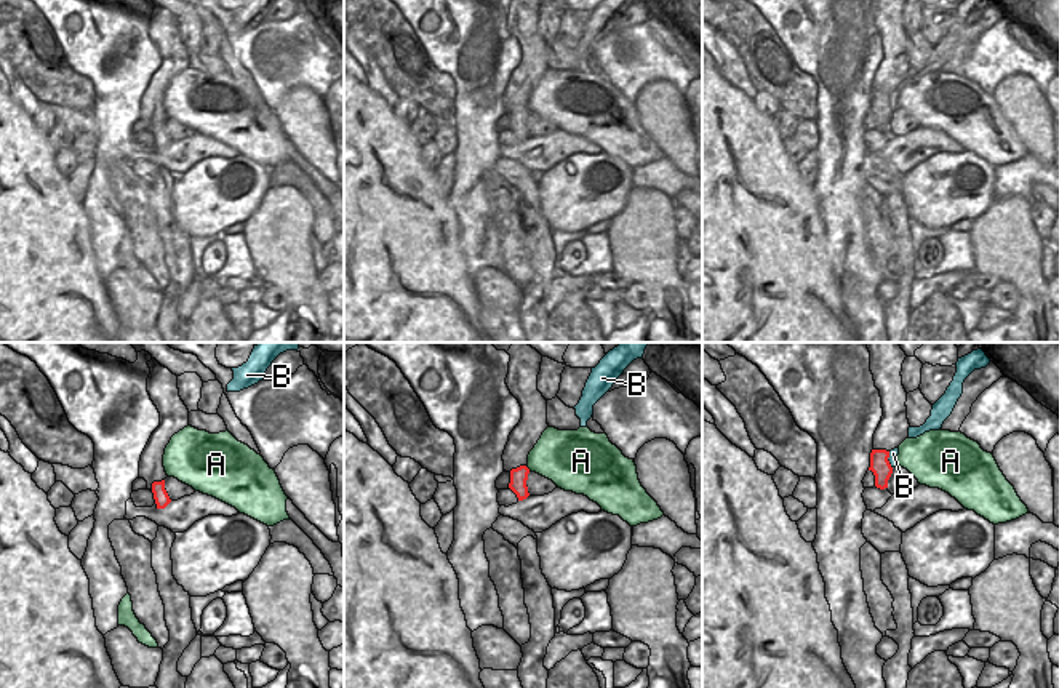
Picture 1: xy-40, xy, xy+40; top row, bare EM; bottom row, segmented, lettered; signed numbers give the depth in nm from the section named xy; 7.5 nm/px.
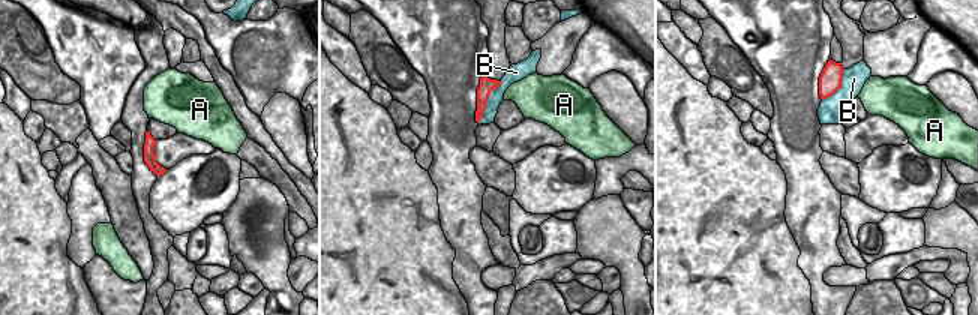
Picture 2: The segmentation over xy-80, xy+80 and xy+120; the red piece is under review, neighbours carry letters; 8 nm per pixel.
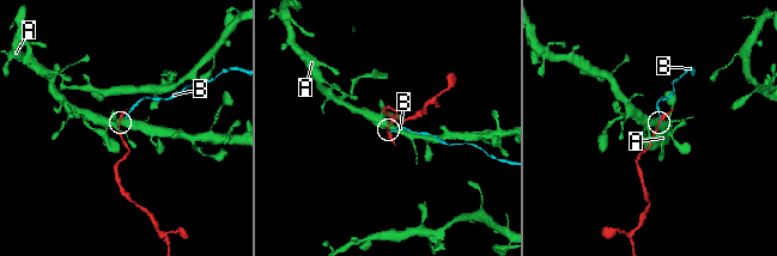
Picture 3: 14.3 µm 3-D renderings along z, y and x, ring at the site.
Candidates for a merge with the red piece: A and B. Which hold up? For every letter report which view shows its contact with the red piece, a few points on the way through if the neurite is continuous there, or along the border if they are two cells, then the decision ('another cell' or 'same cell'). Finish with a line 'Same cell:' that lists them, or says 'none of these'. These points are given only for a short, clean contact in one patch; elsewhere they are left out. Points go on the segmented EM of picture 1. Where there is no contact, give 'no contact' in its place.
A: meets red in xy; border along xy (525, 466), (530, 469); another cell
B: meets red in xy+40; border along xy+40 (888, 452), (891, 468); another cell
Same cell: none of these

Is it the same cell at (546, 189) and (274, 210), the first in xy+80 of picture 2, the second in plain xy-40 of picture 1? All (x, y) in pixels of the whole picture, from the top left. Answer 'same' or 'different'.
different

